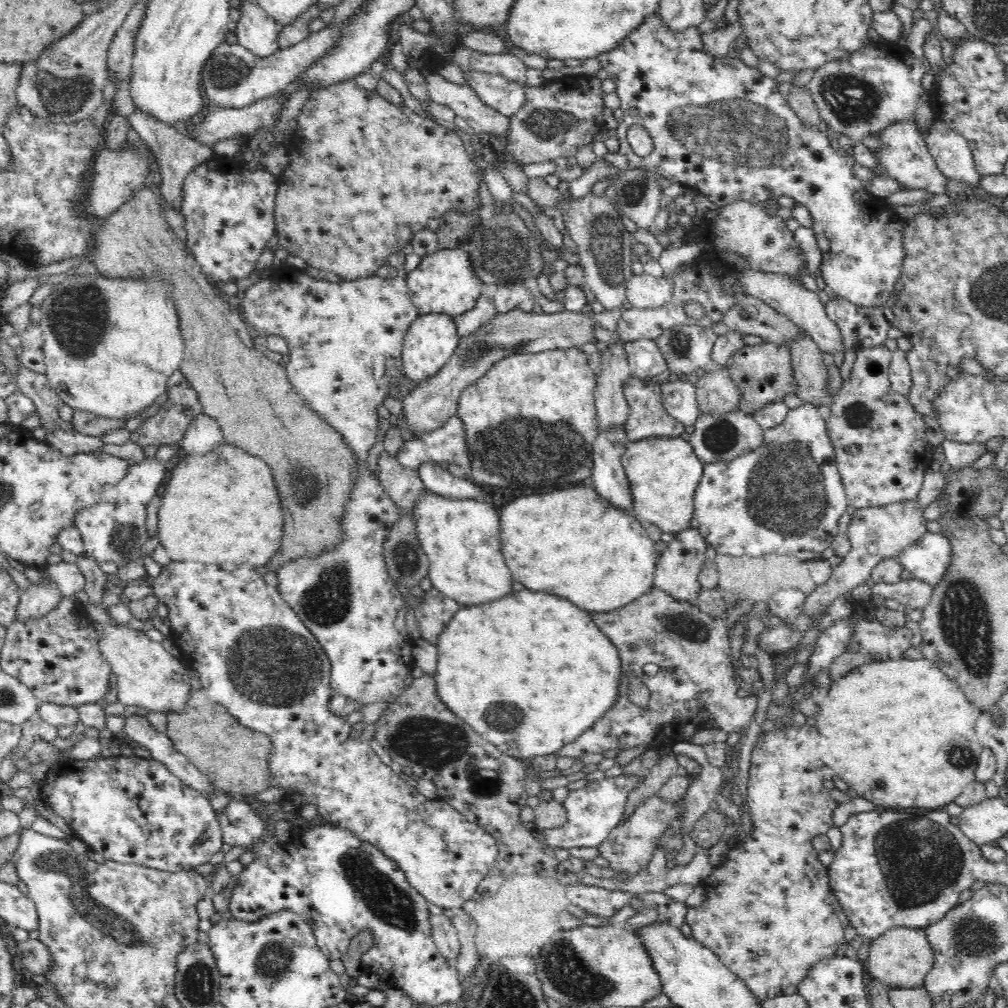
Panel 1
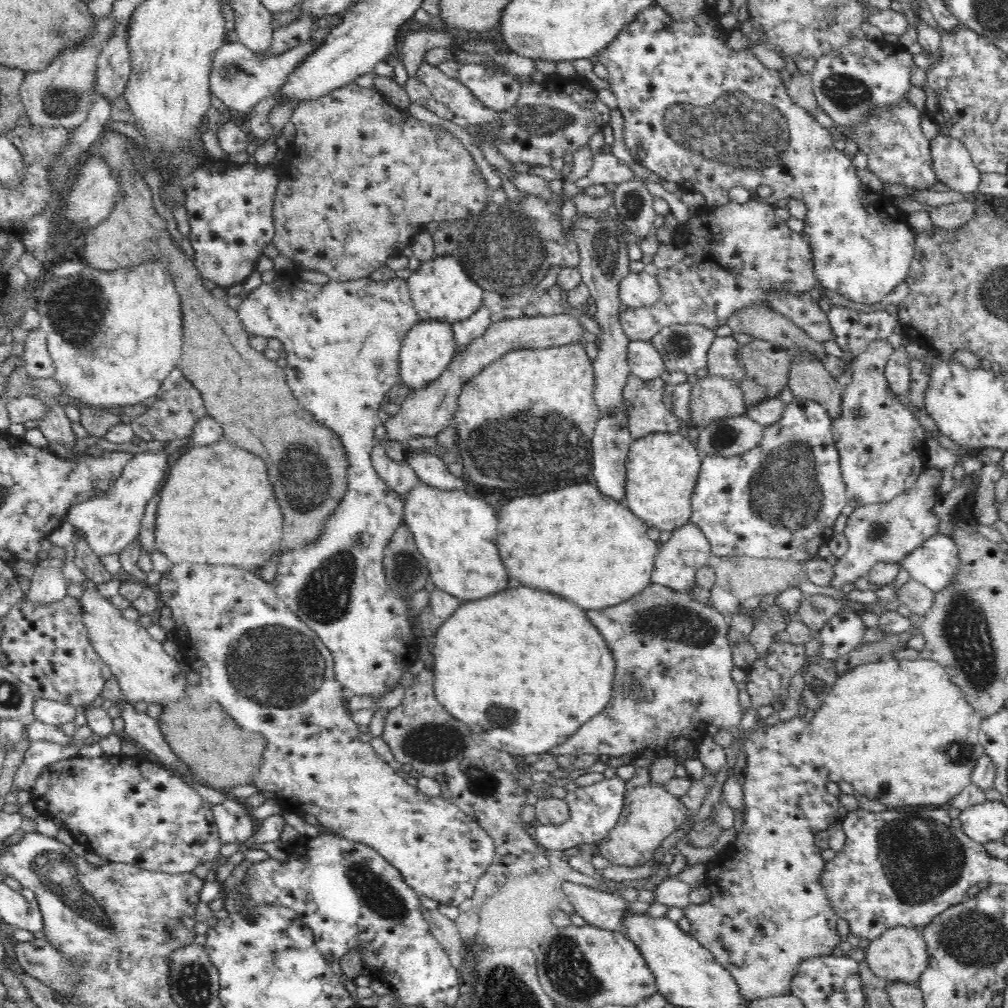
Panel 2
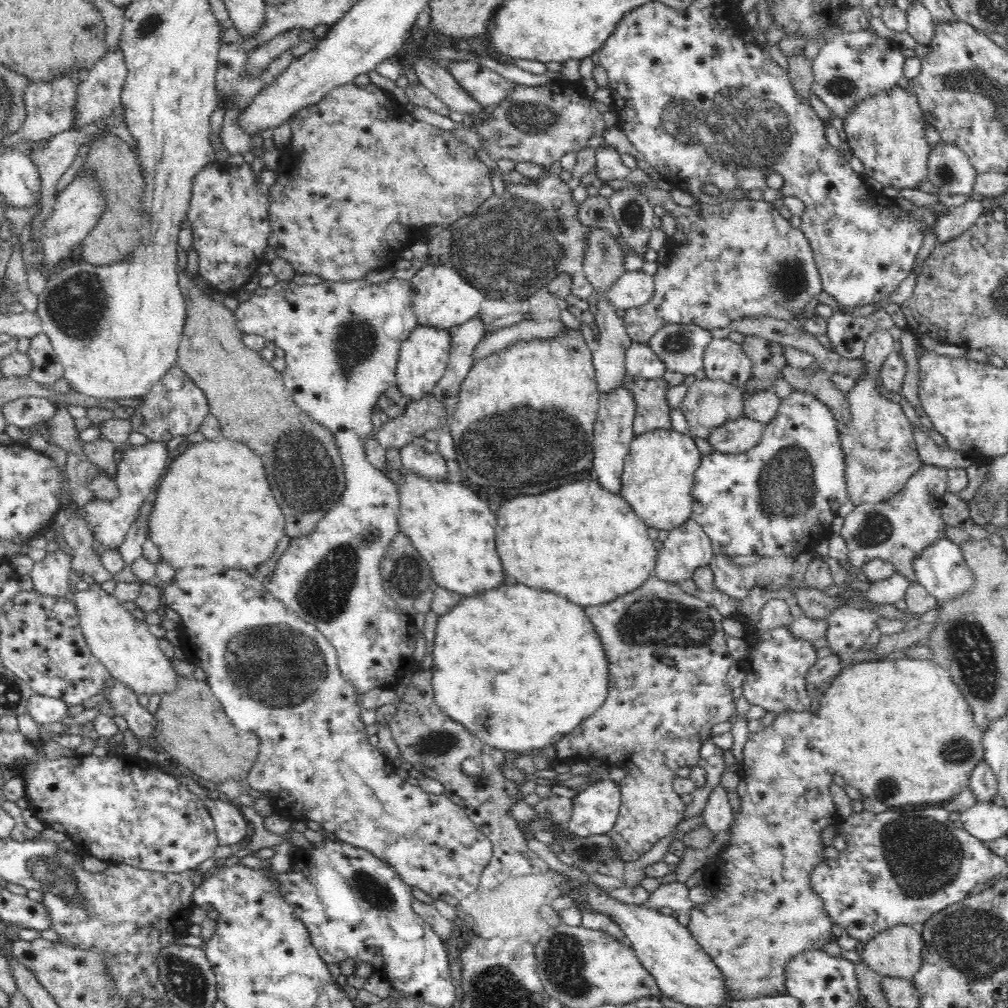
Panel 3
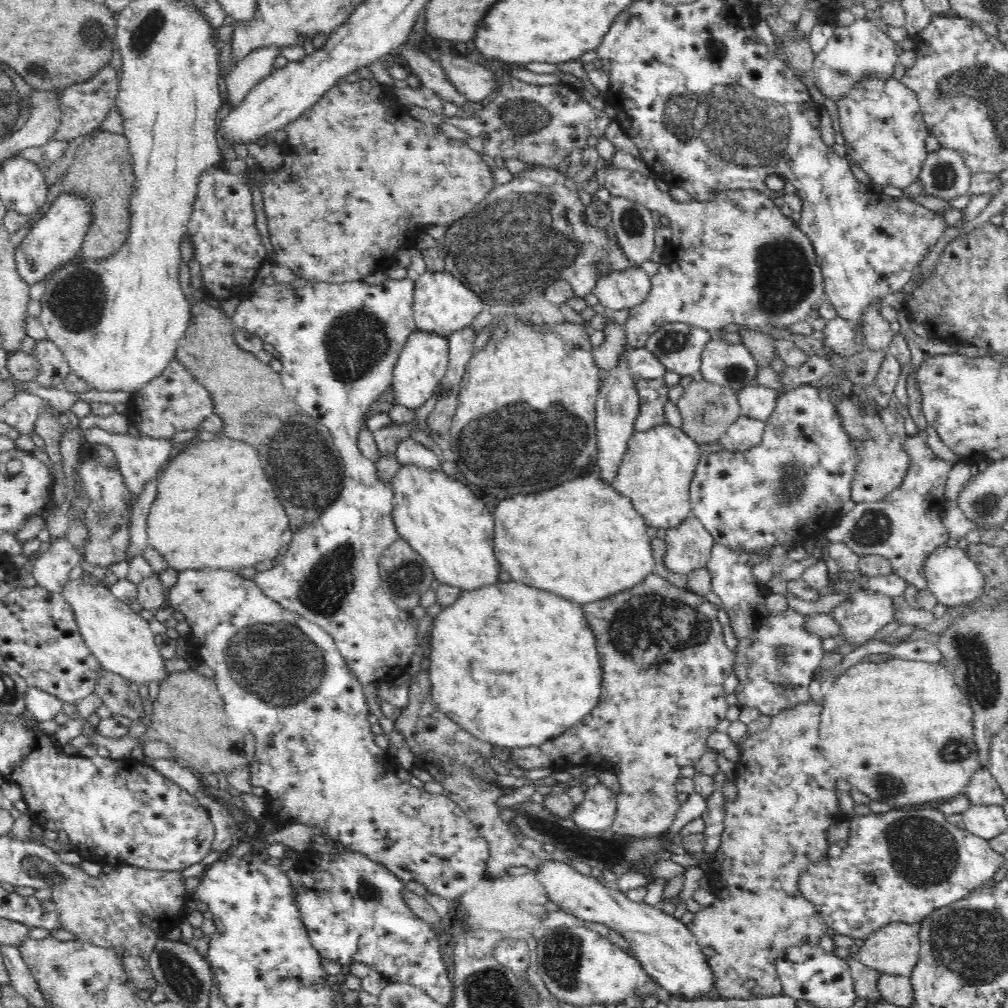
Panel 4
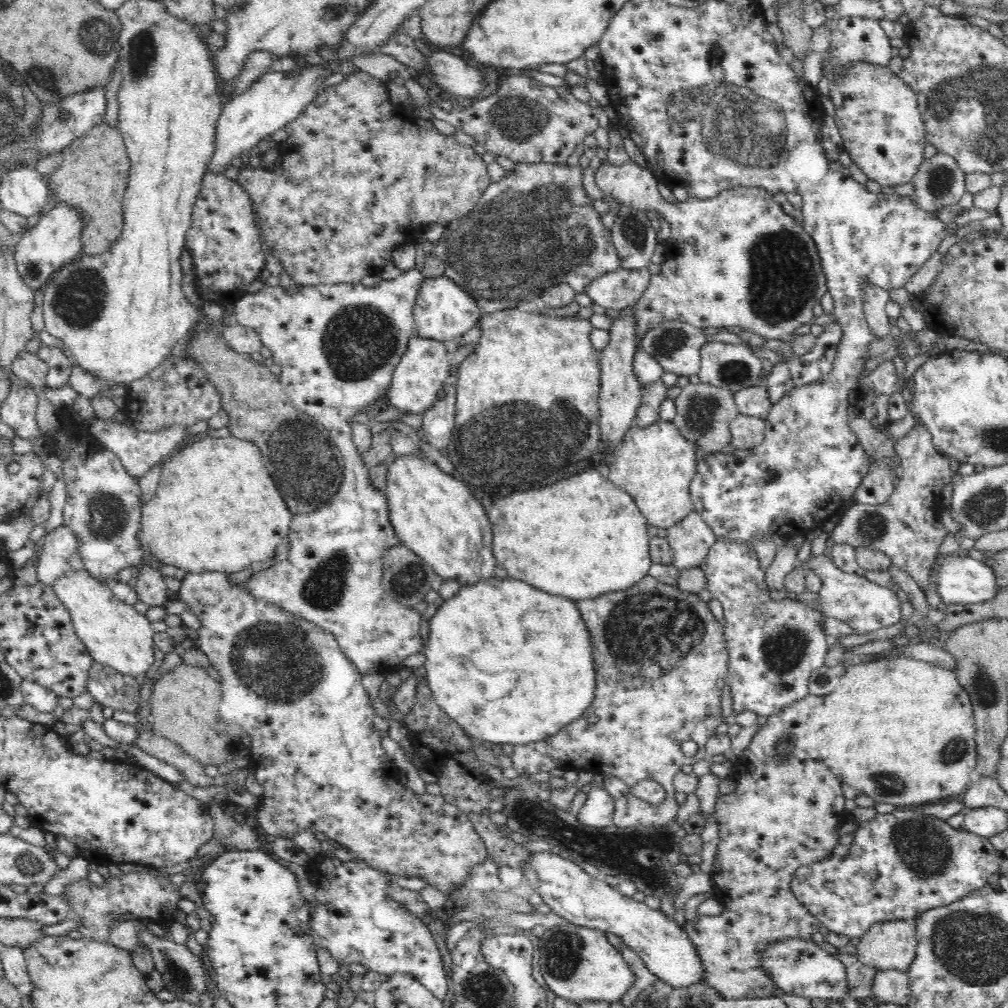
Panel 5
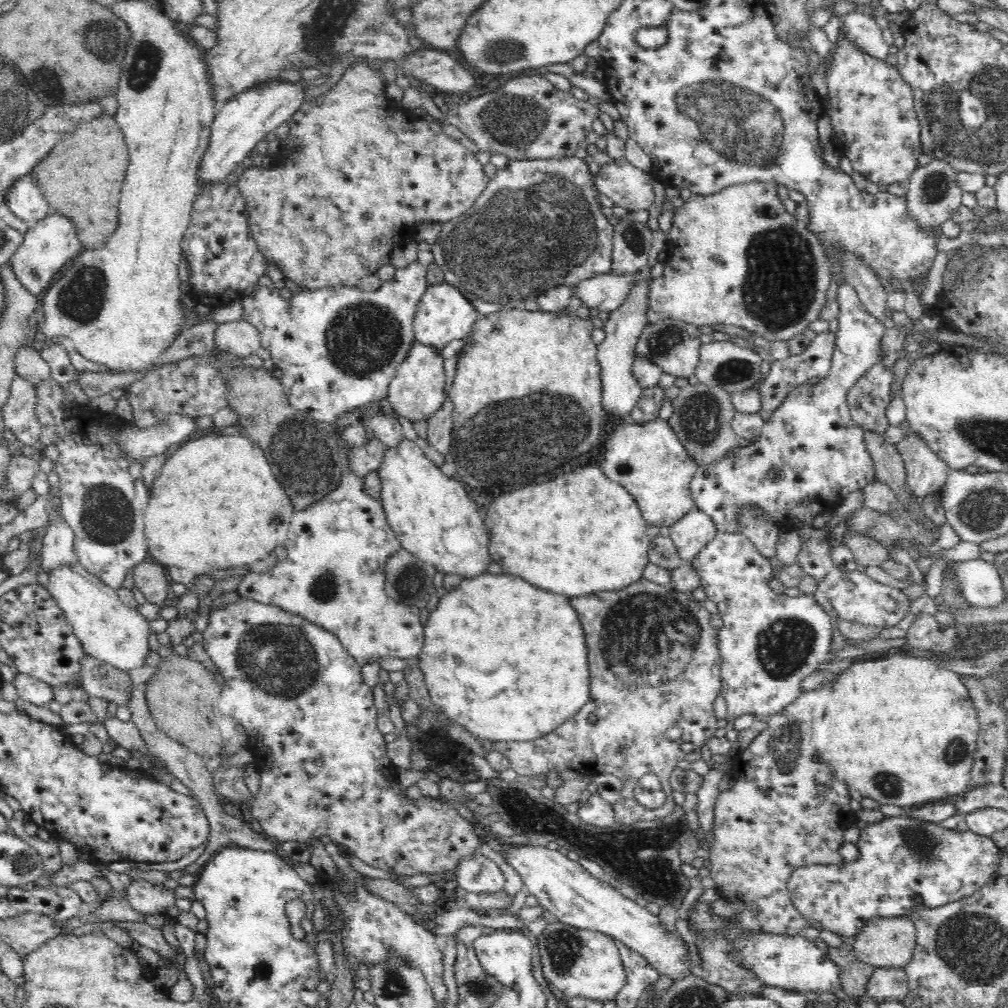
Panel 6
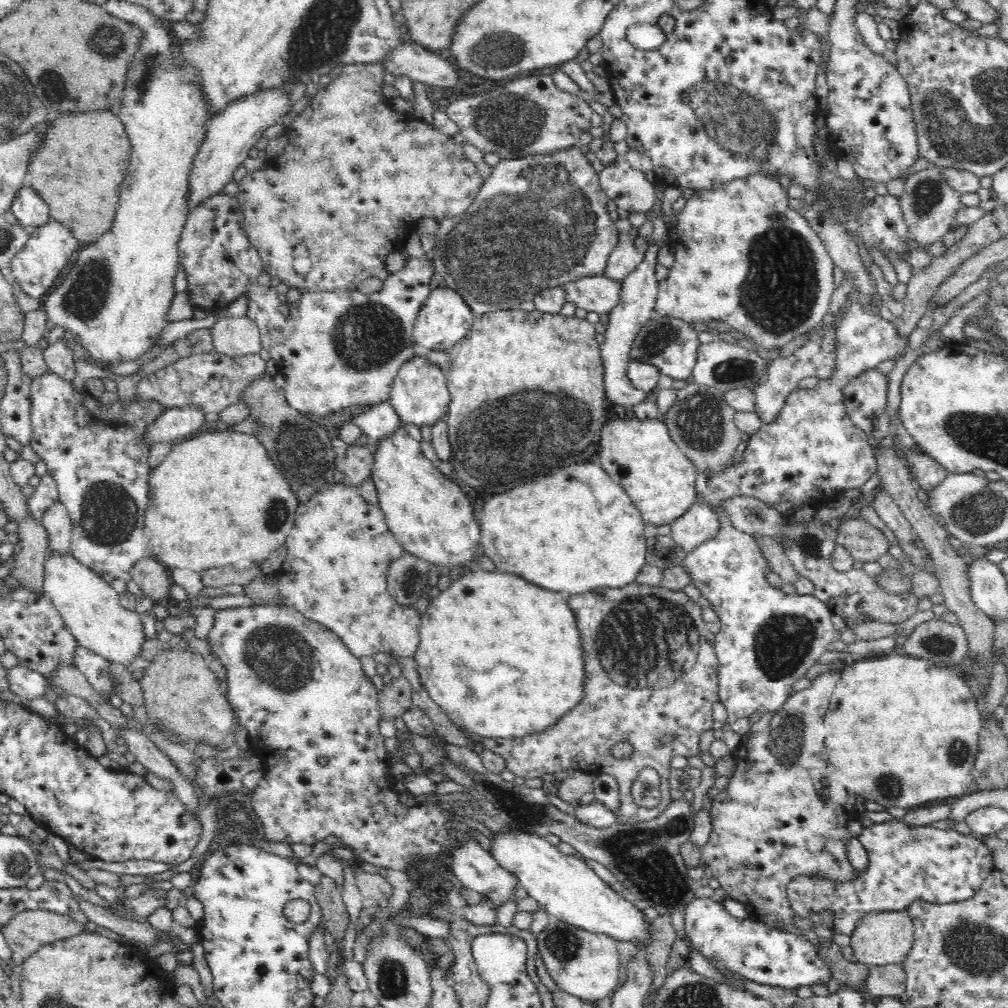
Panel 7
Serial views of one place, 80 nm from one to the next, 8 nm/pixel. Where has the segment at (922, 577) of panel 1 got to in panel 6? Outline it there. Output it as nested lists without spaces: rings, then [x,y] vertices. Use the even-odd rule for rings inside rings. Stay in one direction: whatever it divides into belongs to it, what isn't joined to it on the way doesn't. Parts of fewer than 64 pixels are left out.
[[[976,559],[969,561],[954,561],[954,573],[956,579],[961,583],[961,590],[972,606],[982,608],[995,608],[1006,602],[1006,590],[1002,584],[1002,576],[998,573],[996,563],[986,562],[986,560]]]

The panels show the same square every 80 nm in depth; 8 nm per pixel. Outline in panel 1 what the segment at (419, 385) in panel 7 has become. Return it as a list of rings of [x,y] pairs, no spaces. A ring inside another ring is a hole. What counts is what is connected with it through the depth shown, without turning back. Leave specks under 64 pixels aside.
[[[440,314],[419,316],[410,326],[403,341],[403,376],[412,382],[419,383],[433,378],[449,362],[460,342],[461,339],[458,337],[458,330],[452,318]]]

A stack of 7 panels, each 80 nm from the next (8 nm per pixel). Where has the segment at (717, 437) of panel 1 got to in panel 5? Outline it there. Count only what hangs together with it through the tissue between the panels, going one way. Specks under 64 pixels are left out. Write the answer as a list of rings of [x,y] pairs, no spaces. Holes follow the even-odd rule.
[[[738,413],[730,422],[732,446],[738,450],[759,446],[764,439],[765,418]]]

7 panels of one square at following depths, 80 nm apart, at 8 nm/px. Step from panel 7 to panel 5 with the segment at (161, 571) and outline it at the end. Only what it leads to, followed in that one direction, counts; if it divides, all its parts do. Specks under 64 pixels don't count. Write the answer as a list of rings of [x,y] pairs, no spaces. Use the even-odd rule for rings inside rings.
[[[152,564],[142,565],[136,576],[137,597],[143,603],[151,606],[163,607],[168,602],[168,588],[166,588],[165,574]]]

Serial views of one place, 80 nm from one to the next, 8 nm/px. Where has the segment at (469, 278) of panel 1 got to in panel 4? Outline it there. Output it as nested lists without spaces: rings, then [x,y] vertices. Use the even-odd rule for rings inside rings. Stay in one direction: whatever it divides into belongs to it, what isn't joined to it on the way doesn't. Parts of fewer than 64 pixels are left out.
[[[444,272],[422,273],[414,288],[413,310],[416,329],[420,333],[434,334],[446,340],[453,333],[468,329],[474,318],[483,310],[484,303],[478,299],[465,283],[458,282],[454,275]]]

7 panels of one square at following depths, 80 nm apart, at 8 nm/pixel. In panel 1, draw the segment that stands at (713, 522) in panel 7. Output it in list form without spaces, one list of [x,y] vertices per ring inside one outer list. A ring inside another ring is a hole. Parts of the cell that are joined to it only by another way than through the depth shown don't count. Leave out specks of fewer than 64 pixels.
[[[692,526],[674,533],[674,539],[667,543],[665,549],[659,554],[654,571],[654,585],[674,598],[694,602],[701,590],[698,573],[708,560],[706,557],[706,538],[700,531]]]

